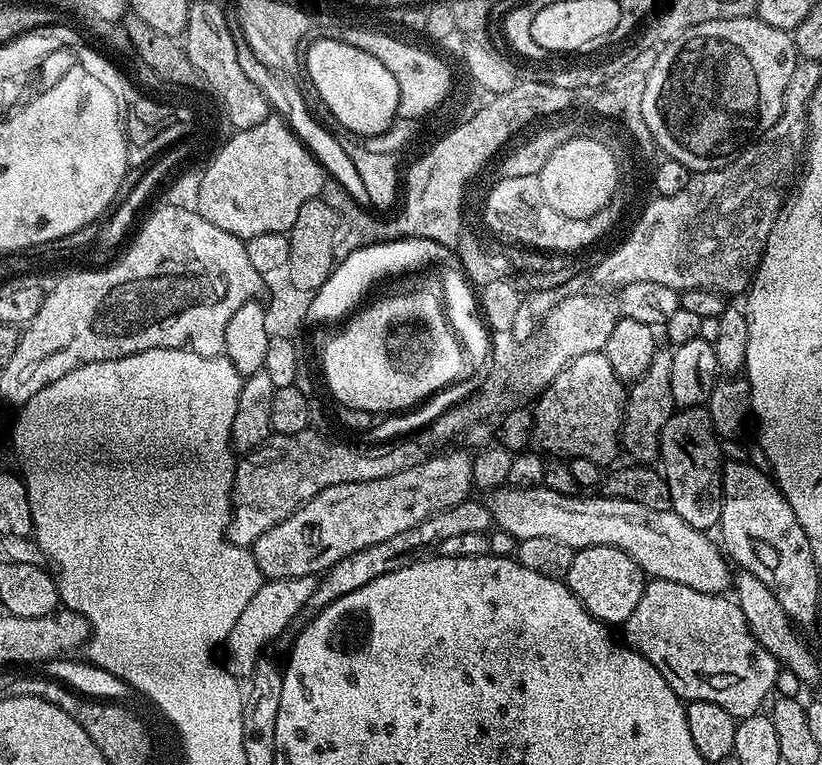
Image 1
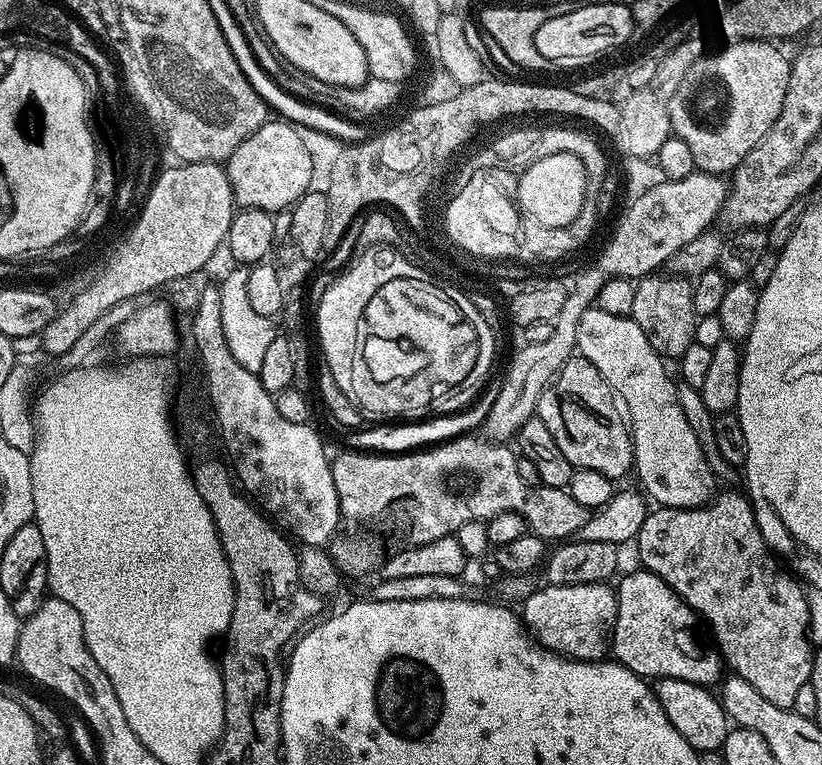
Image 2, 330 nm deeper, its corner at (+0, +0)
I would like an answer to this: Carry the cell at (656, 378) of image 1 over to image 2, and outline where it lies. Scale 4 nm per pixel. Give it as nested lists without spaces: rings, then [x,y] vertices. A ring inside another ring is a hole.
[[[675,274],[642,276],[635,281],[632,320],[642,326],[650,338],[650,346],[665,358],[680,357],[696,339],[696,321],[692,297],[692,280]]]

